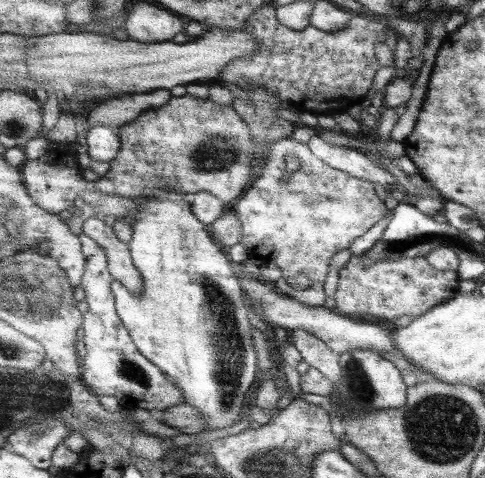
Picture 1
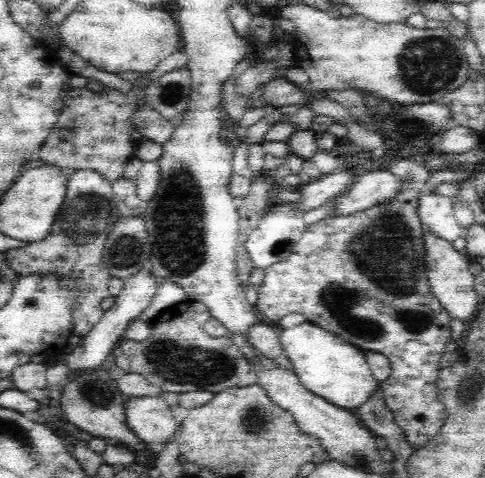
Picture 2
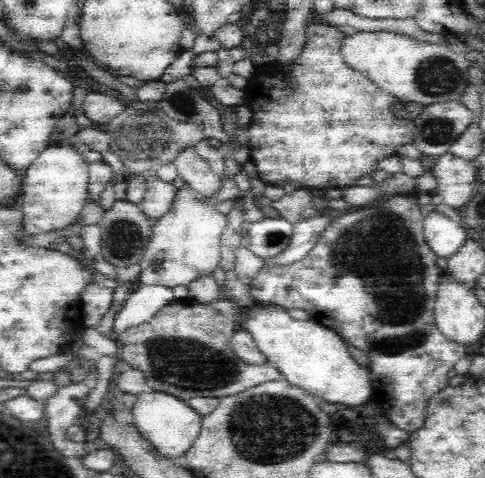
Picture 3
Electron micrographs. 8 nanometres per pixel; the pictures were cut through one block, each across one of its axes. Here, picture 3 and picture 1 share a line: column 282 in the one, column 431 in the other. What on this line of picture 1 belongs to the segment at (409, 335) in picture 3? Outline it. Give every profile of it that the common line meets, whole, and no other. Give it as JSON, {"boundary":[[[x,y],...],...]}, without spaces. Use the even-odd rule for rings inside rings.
{"boundary":[[[353,256],[339,270],[337,290],[335,290],[335,312],[343,316],[355,314],[371,314],[385,320],[397,320],[399,316],[419,318],[427,310],[443,304],[457,296],[459,276],[457,272],[439,272],[435,270],[423,256],[415,258],[399,258],[399,260],[381,260],[373,264],[373,260],[365,256]]]}

